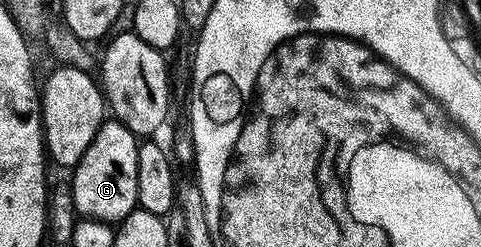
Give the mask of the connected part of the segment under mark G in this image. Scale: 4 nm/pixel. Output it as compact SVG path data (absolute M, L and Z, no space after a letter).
M122 123L103 124L88 153L75 170L73 204L77 212L105 223L118 223L135 210L138 202L139 142Z

